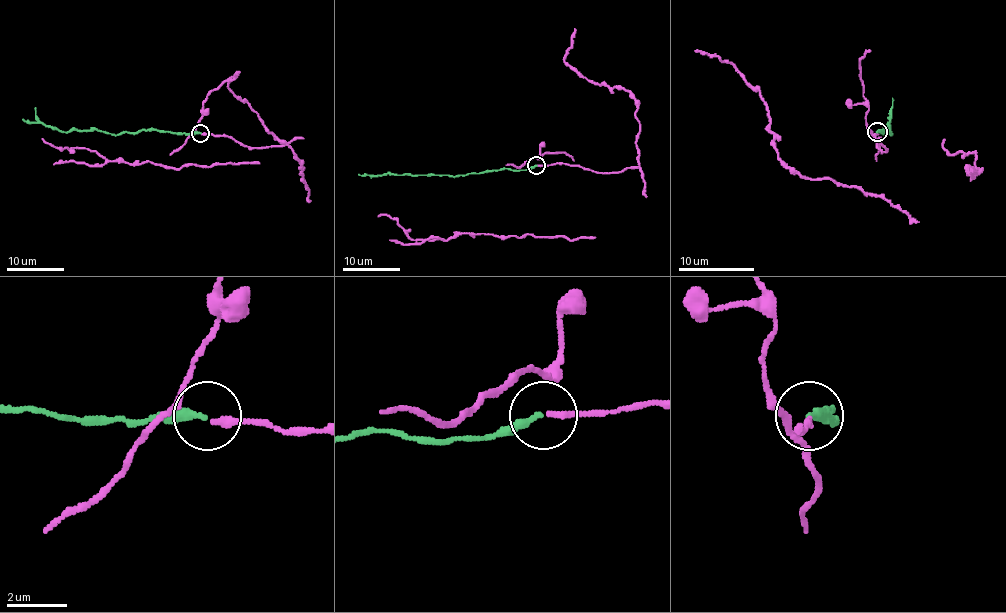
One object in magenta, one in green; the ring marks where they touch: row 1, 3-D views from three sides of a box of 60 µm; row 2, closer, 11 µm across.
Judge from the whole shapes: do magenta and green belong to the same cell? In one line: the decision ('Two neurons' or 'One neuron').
One neuron

